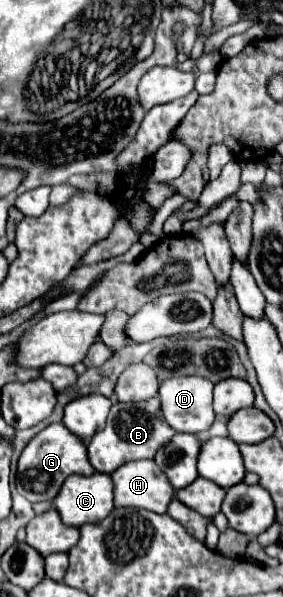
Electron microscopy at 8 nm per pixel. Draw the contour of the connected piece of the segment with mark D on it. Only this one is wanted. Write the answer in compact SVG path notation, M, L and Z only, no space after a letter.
M180 376L180 378L164 380L160 384L160 390L158 390L158 396L160 396L160 402L162 402L164 420L176 432L198 434L198 432L208 430L212 426L212 422L214 422L212 388L214 388L214 384L208 382L206 378L200 378L200 376Z

